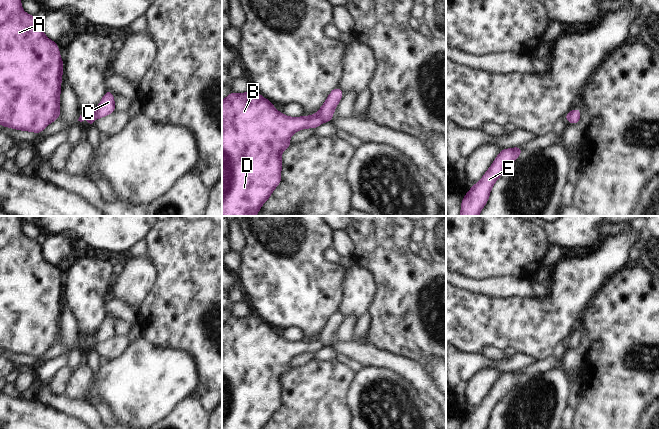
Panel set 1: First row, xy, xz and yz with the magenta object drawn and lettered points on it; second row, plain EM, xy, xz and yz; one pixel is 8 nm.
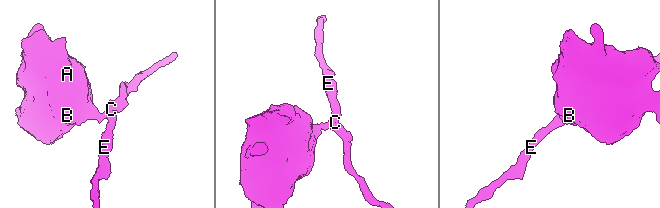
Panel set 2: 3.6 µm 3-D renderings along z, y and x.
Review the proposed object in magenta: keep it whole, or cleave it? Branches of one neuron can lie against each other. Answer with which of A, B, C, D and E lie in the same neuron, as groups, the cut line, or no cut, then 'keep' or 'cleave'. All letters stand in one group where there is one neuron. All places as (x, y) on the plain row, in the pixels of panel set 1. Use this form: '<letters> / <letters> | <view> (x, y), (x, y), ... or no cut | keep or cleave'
A B D / C E | xz (317, 337), (323, 345) | cleave

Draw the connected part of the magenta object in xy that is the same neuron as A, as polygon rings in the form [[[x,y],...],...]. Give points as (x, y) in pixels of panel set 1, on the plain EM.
[[[0,216],[0,348],[3,351],[10,351],[12,353],[22,355],[32,355],[40,358],[47,349],[59,343],[59,321],[61,317],[62,297],[63,285],[61,283],[57,267],[46,261],[42,254],[41,245],[37,244],[35,240],[29,239],[23,235],[21,232],[21,217]]]

